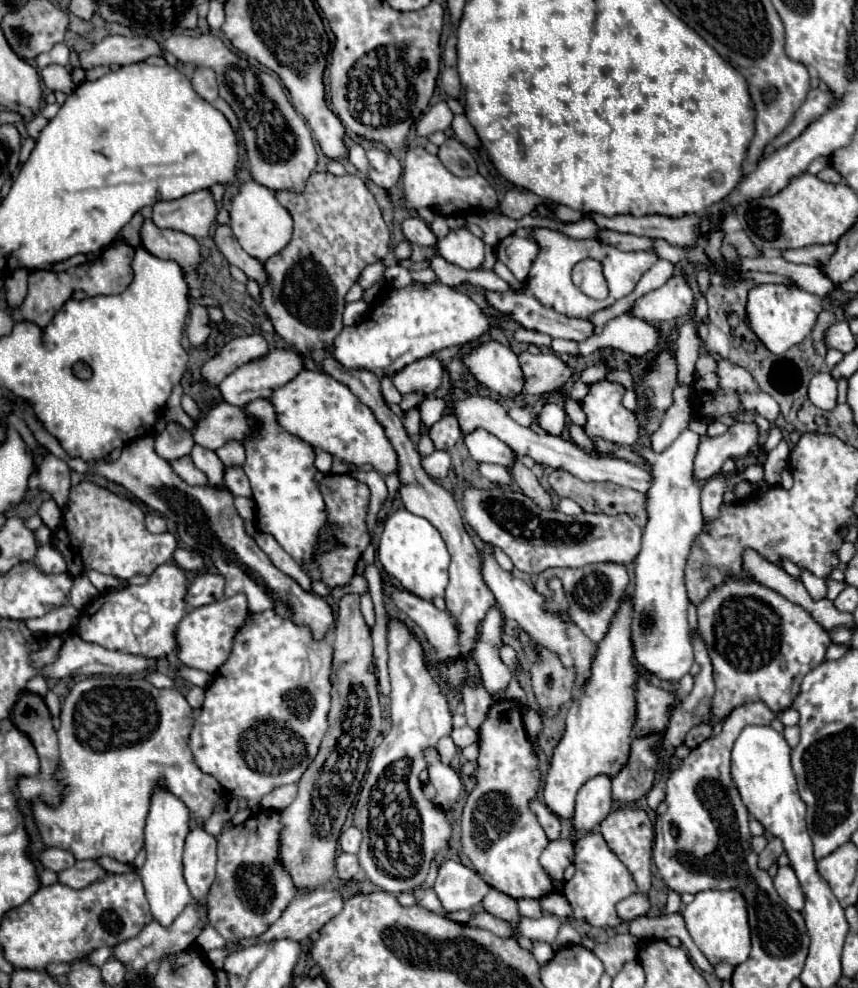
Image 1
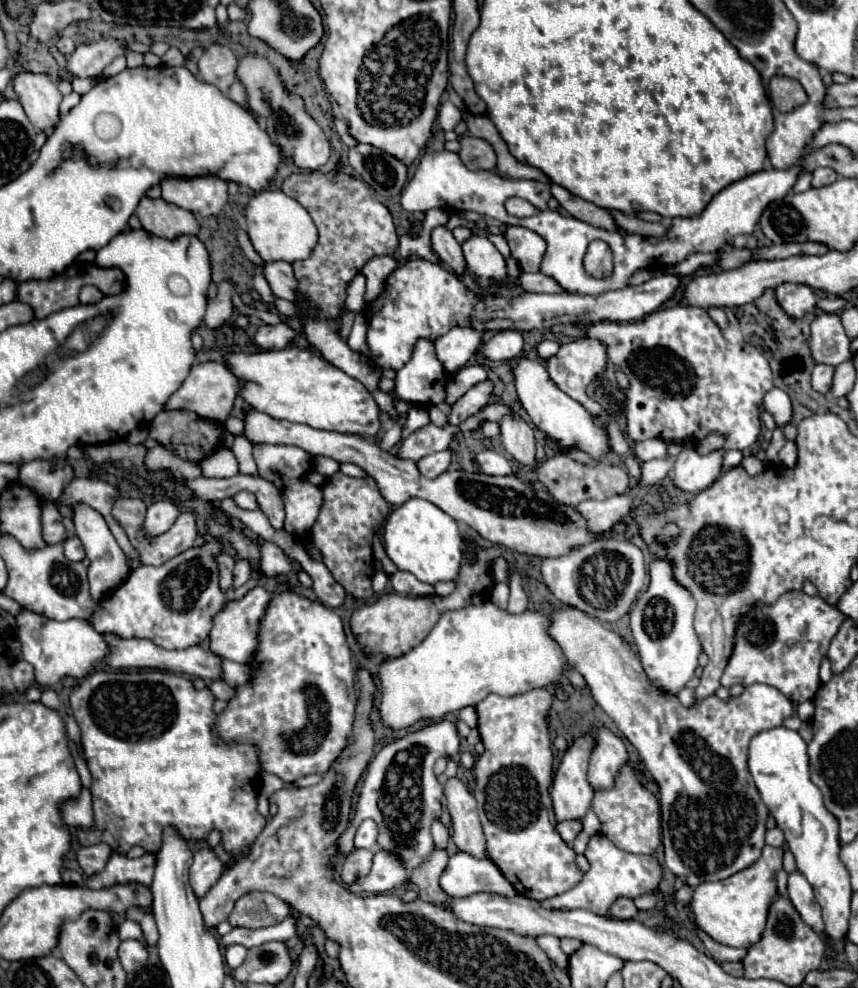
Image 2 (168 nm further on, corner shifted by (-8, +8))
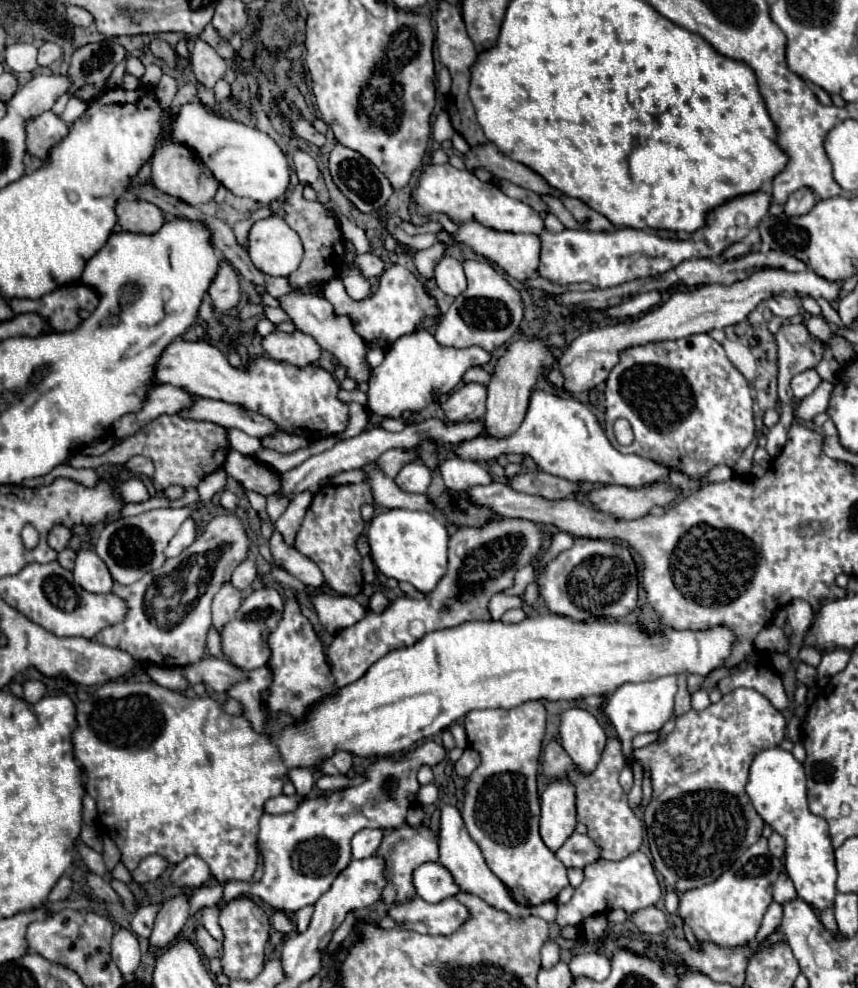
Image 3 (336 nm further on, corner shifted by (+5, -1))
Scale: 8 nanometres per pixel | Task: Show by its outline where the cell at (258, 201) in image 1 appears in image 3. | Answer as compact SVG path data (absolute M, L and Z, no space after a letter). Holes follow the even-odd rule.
M272 214L252 224L248 232L248 256L260 272L288 276L298 268L302 254L300 236L282 216Z

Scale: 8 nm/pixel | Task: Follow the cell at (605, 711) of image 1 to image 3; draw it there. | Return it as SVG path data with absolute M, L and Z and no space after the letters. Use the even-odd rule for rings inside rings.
M550 780L540 796L540 836L554 852L576 828L576 788L568 780Z

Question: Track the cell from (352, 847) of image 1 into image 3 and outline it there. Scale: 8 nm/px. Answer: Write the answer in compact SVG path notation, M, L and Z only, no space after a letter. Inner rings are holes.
M360 830L352 838L352 858L370 858L380 840L384 836L384 830Z

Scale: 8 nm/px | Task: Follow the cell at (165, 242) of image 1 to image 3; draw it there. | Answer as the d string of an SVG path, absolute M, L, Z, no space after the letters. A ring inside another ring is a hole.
M120 198L116 204L116 214L122 230L136 234L156 234L166 222L158 206L136 198Z

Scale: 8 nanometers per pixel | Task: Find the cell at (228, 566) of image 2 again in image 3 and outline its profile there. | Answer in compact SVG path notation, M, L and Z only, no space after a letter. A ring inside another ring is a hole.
M224 584L224 586L220 588L220 592L214 596L214 602L212 602L212 622L214 622L214 626L216 626L218 630L220 630L226 622L230 622L230 618L234 618L240 602L242 602L240 592L234 590L234 586Z

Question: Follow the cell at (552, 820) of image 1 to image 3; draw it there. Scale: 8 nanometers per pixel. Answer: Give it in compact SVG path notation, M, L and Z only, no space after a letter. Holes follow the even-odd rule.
M574 832L554 854L564 866L574 866L574 868L584 868L586 864L600 858L598 846L588 836L582 836L578 832Z

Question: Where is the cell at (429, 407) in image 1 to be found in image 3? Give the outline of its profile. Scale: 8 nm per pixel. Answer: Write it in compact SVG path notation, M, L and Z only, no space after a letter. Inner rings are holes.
M470 368L466 374L464 374L464 378L462 378L462 384L470 384L470 382L476 382L476 384L482 384L482 386L486 386L488 382L490 382L490 376L488 376L488 372L484 370L484 368Z

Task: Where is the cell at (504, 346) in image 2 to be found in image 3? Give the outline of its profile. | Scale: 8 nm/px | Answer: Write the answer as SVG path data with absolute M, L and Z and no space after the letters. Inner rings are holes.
M418 330L414 334L398 338L380 366L376 366L368 380L368 410L370 414L382 418L400 418L404 410L424 410L434 402L434 394L450 394L462 380L462 374L472 366L484 366L492 360L492 354L480 346L470 346L464 350L438 346L428 330Z

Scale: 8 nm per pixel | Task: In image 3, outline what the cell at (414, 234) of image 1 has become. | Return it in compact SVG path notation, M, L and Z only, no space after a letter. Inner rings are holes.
M452 256L440 258L440 262L434 268L434 280L438 288L450 296L458 296L462 294L462 290L466 290L466 276L462 264Z

